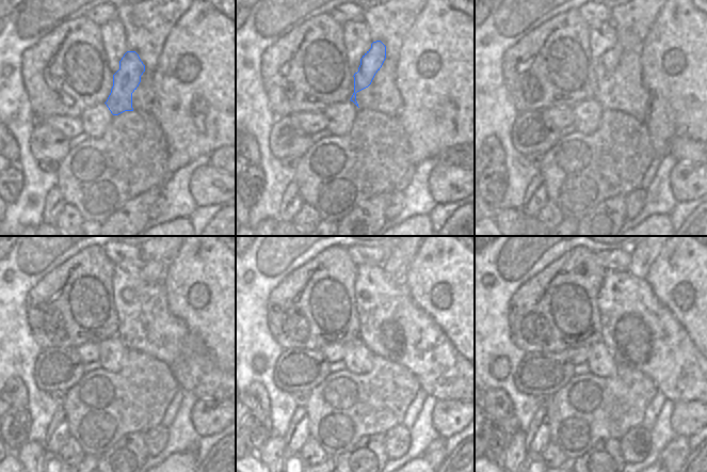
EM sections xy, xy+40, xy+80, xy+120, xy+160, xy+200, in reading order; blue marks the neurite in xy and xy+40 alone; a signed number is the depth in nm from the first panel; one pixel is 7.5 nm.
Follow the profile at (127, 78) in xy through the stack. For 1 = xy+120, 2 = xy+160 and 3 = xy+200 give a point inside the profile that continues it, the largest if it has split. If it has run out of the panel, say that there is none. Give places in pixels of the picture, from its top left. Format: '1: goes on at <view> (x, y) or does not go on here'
1: goes on at xy+120 (151, 271)
2: goes on at xy+160 (400, 257)
3: goes on at xy+200 (642, 257)

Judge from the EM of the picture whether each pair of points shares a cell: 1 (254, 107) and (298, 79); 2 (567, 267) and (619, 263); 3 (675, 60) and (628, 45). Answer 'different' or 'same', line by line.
1: different
2: different
3: different

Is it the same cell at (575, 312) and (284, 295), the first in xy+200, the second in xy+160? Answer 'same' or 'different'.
same

